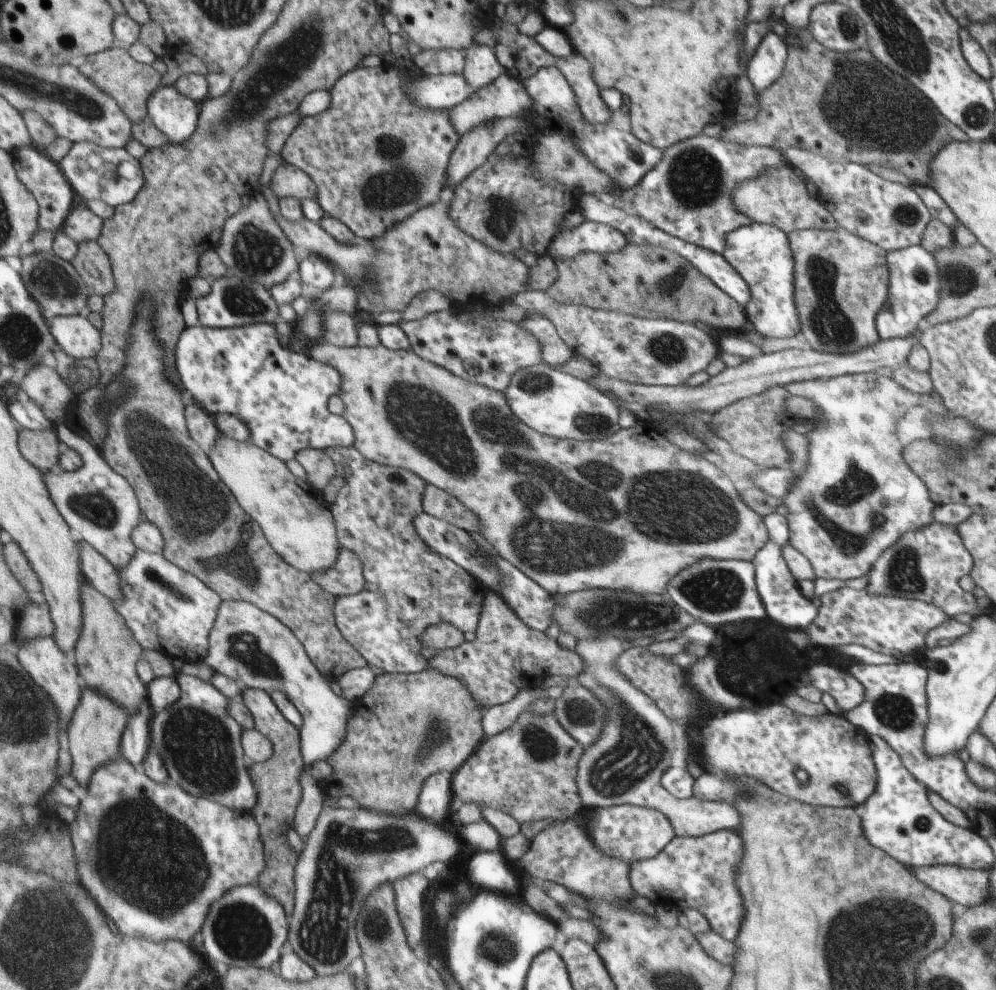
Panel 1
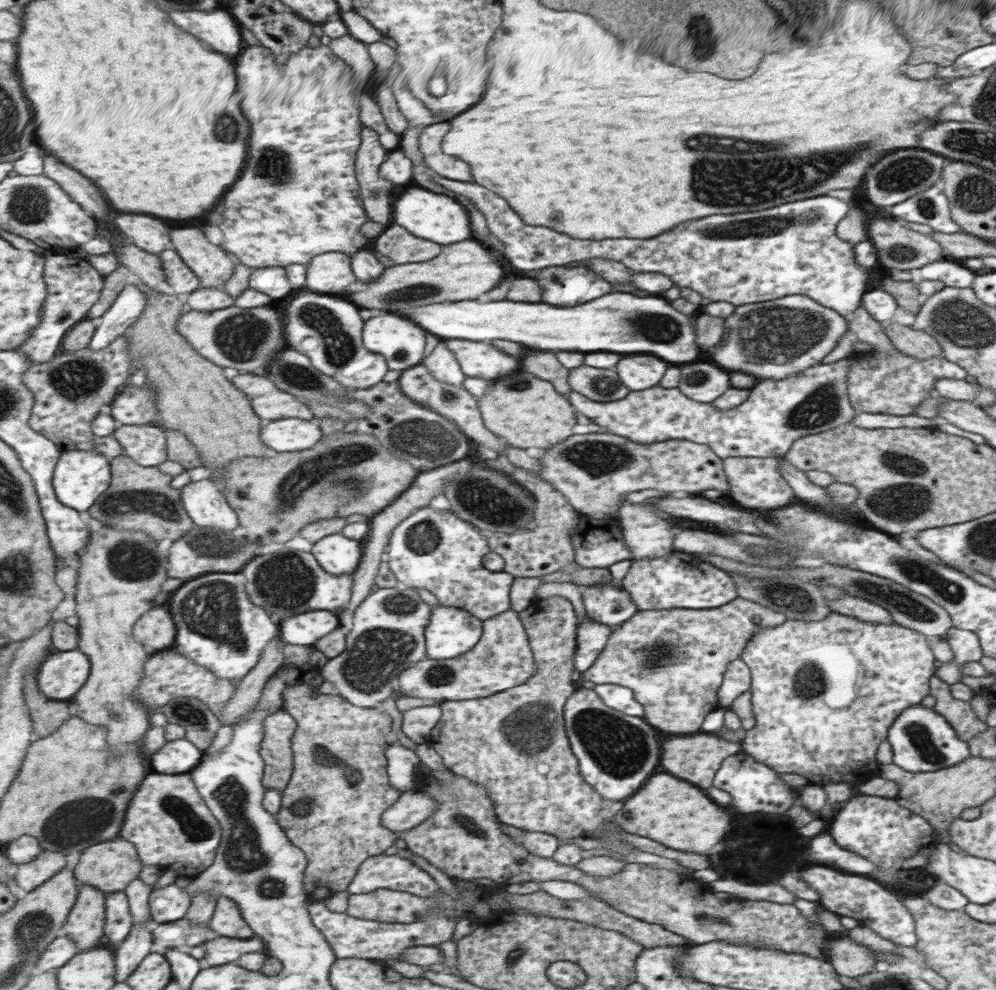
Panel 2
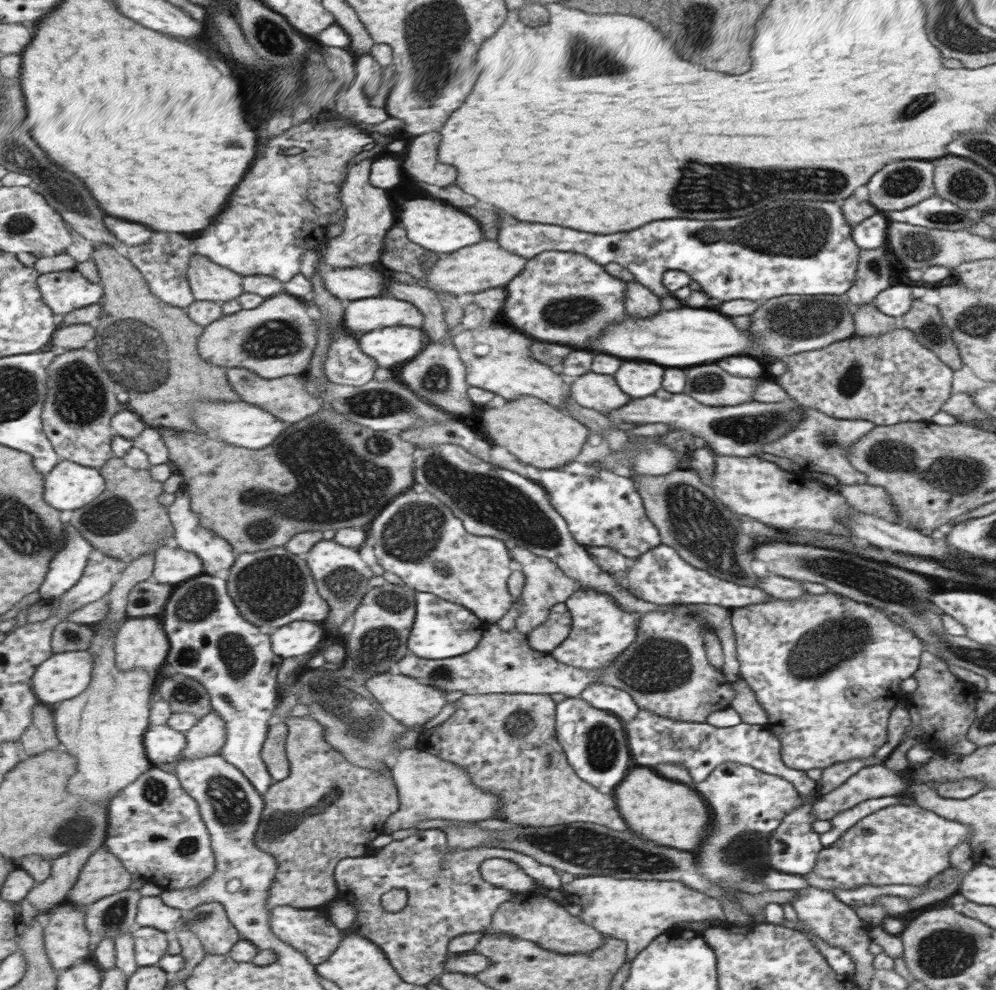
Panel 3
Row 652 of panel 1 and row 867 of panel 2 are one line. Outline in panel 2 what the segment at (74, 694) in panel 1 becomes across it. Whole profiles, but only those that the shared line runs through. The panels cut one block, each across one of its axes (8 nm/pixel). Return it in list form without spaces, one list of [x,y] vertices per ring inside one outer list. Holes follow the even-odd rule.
[[[43,852],[35,860],[18,865],[15,876],[17,886],[25,892],[33,892],[38,887],[53,878],[53,874],[59,874],[67,866],[67,856],[57,852]]]

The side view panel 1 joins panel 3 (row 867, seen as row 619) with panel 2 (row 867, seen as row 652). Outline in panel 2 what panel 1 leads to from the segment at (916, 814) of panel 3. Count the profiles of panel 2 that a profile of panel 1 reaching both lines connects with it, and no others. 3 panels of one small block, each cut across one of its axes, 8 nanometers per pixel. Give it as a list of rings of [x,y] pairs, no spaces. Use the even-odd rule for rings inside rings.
[[[858,792],[846,800],[826,829],[837,846],[862,856],[876,866],[876,870],[868,872],[865,877],[891,888],[905,881],[904,876],[897,875],[900,870],[925,868],[929,850],[934,849],[938,843],[931,826],[923,818],[899,806],[895,798],[881,798]]]

